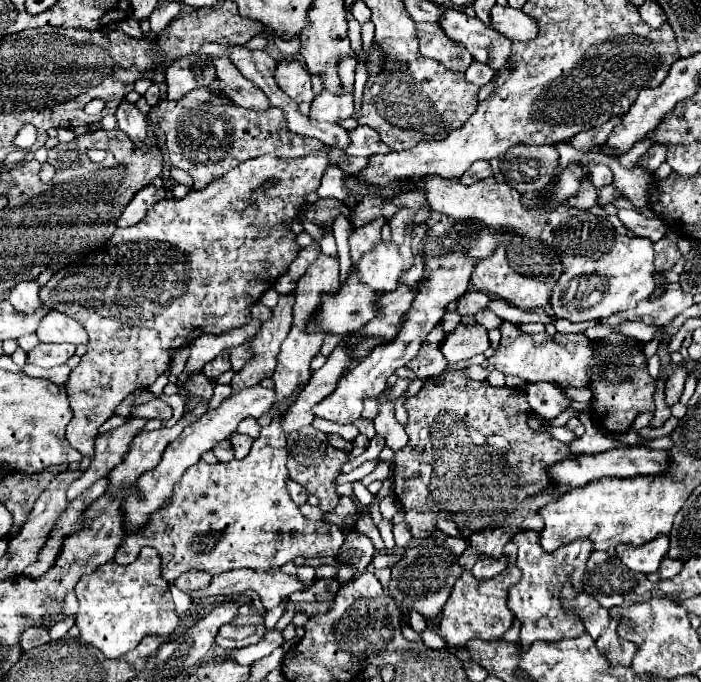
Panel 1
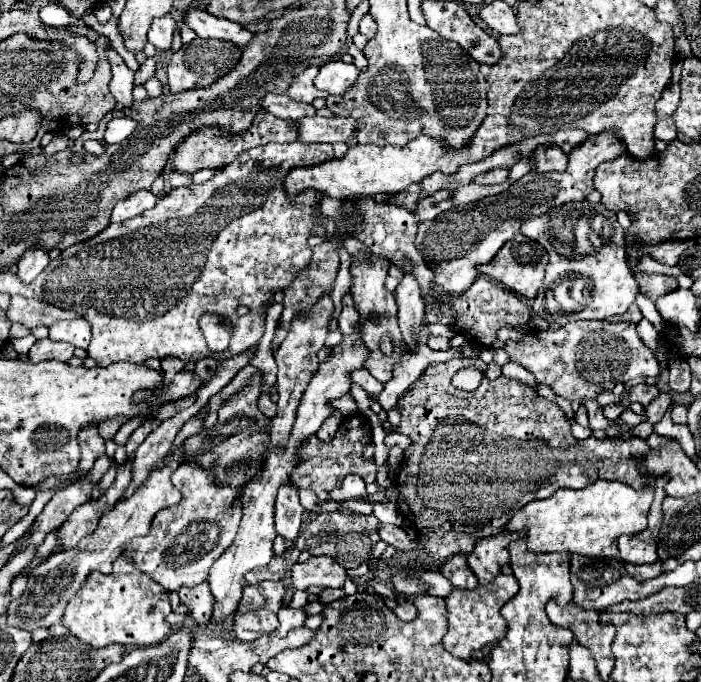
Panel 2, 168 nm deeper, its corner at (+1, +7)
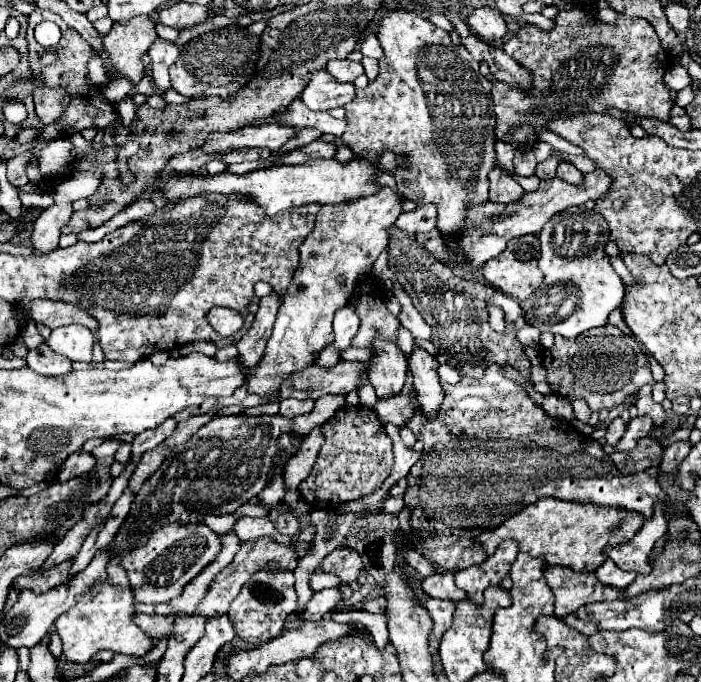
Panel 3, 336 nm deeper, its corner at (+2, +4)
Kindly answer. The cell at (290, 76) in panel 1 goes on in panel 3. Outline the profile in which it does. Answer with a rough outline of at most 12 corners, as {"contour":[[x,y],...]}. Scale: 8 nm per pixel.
{"contour":[[314,71],[302,93],[312,111],[344,107],[356,97],[354,83]]}

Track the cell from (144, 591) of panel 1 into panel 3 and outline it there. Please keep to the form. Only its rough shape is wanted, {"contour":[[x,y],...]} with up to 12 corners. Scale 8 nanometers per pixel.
{"contour":[[120,565],[56,619],[62,655],[86,663],[102,649],[142,657],[152,639],[132,623]]}

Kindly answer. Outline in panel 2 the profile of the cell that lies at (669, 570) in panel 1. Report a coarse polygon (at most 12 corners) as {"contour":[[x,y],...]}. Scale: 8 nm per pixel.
{"contour":[[661,562],[631,566],[625,570],[635,580],[649,580],[663,574]]}

